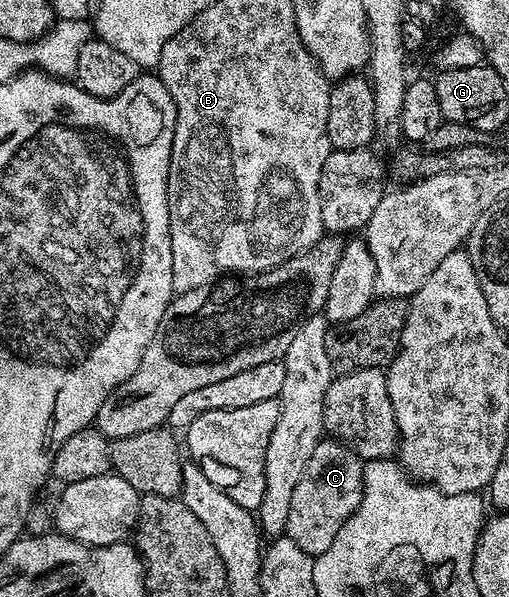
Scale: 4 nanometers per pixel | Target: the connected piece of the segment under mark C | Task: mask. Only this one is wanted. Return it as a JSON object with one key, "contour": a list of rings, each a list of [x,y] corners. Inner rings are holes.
{"contour":[[[321,439],[318,446],[314,446],[314,454],[310,454],[310,462],[306,462],[306,470],[302,470],[302,478],[298,478],[298,486],[294,486],[294,495],[290,497],[290,518],[286,518],[284,531],[287,539],[294,541],[304,553],[313,558],[330,550],[330,542],[334,542],[338,530],[342,530],[344,523],[358,510],[364,493],[364,465],[347,444],[335,439]]]}

